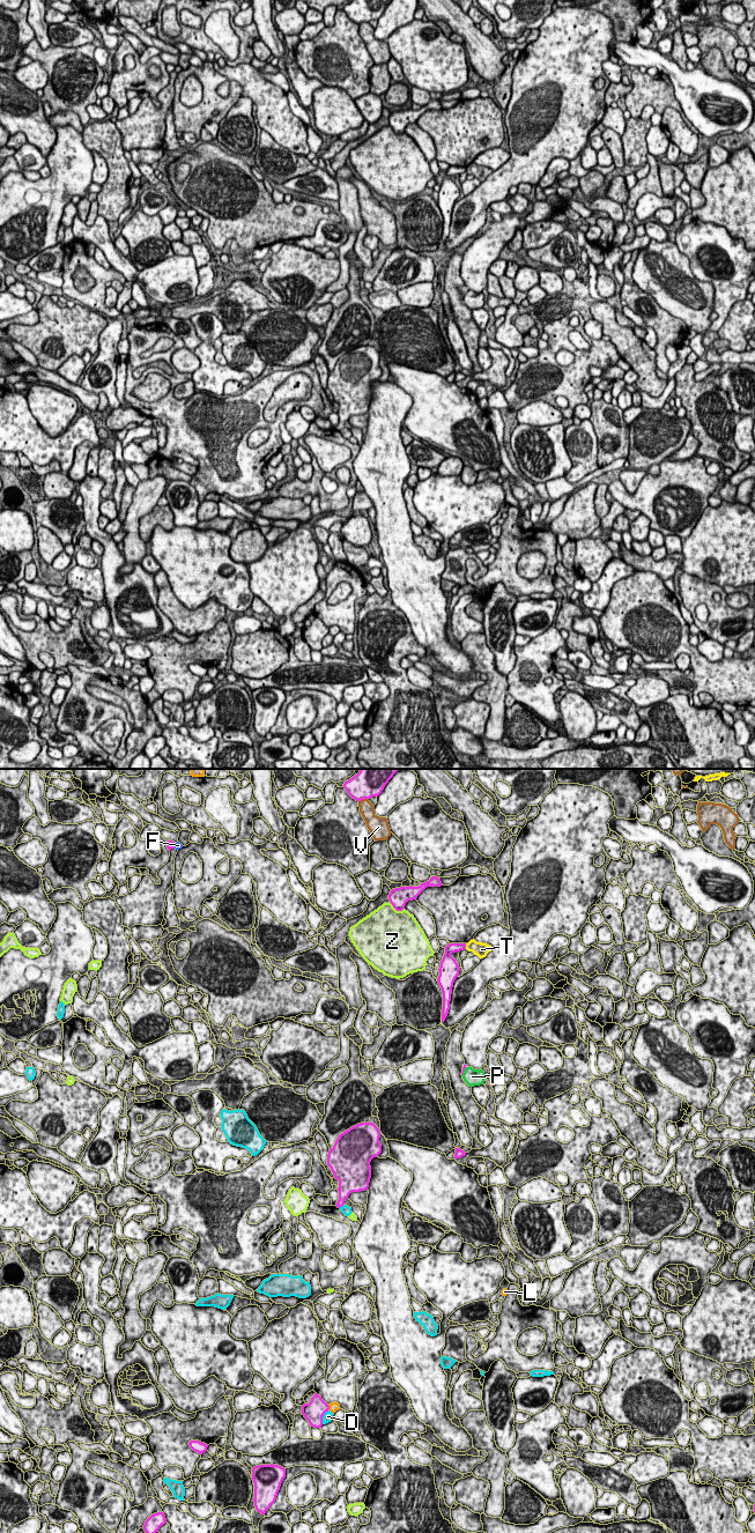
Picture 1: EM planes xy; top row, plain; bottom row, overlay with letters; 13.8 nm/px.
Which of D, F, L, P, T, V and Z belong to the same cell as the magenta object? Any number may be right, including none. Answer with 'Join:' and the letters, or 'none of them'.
Join: none of them

